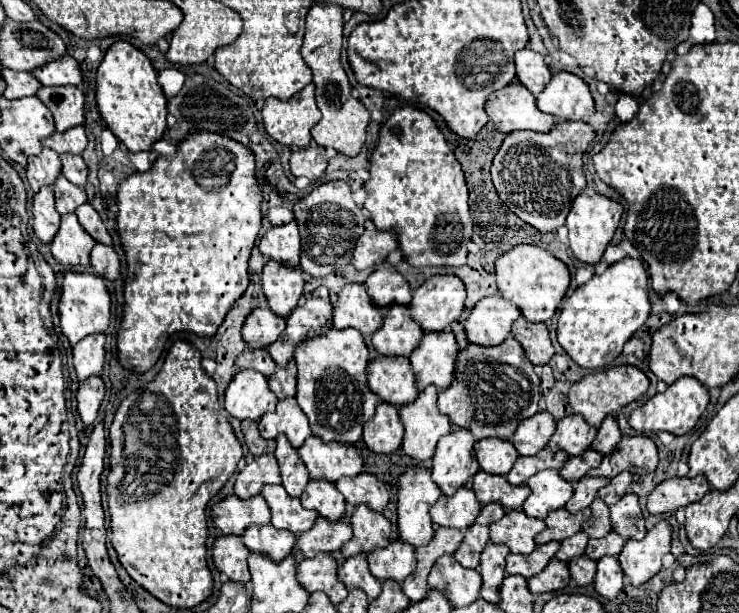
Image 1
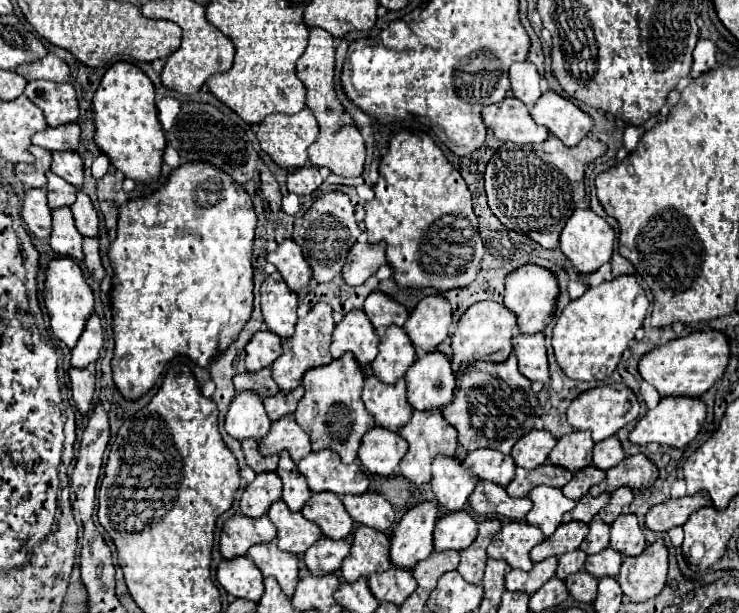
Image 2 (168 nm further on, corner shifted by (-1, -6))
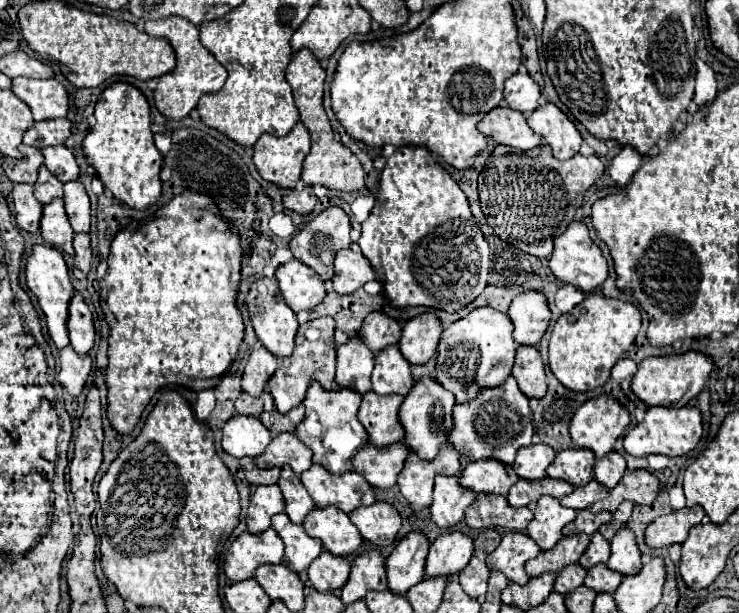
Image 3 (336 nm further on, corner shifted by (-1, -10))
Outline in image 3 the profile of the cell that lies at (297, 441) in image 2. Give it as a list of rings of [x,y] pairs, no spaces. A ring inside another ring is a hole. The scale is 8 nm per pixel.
[[[280,433],[272,439],[268,451],[256,459],[256,465],[260,469],[290,465],[292,471],[300,475],[312,467],[312,451],[308,451],[308,447],[304,447],[294,433]]]

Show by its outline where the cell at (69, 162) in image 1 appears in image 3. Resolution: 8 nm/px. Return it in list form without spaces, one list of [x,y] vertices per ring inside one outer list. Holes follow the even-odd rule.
[[[64,145],[46,147],[46,149],[42,149],[42,155],[44,155],[44,165],[48,167],[48,171],[54,173],[62,183],[78,179],[80,169],[68,147],[64,147]]]

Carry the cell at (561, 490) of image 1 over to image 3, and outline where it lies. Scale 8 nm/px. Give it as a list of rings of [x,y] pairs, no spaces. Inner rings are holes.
[[[540,497],[534,519],[528,525],[528,535],[538,543],[542,551],[552,549],[554,543],[560,541],[564,525],[576,519],[576,511],[562,507],[554,497]]]

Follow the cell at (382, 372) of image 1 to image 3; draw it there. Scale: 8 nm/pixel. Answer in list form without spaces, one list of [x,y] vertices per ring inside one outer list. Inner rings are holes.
[[[374,391],[362,395],[358,421],[368,431],[368,441],[374,447],[388,447],[404,437],[404,429],[398,423],[398,409],[404,397],[400,395],[376,395]]]

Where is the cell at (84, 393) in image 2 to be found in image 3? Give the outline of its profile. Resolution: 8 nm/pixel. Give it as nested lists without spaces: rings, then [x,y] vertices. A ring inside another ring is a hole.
[[[72,347],[60,349],[60,371],[58,371],[58,383],[64,385],[72,395],[80,395],[86,377],[92,369],[92,361],[88,355],[76,355]]]

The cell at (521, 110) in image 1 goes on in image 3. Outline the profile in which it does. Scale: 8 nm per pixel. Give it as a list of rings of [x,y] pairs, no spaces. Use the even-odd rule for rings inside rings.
[[[496,107],[484,115],[478,123],[478,131],[486,137],[492,137],[496,143],[516,147],[520,151],[528,151],[540,145],[540,135],[536,135],[524,115],[510,107]]]

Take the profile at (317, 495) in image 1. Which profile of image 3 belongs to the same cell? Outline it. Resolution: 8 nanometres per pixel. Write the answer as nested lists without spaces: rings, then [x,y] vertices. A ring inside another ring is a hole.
[[[338,507],[314,509],[308,513],[304,529],[310,537],[320,539],[324,549],[336,557],[354,555],[362,543],[362,535],[352,525],[350,517]]]

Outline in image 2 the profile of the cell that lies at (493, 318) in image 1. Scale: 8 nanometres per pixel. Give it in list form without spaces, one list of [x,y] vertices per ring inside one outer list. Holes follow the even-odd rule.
[[[482,301],[472,307],[460,317],[456,331],[452,335],[452,349],[454,357],[452,361],[462,365],[468,365],[472,361],[506,361],[512,353],[512,335],[516,327],[516,315],[508,311],[504,305],[496,301]]]

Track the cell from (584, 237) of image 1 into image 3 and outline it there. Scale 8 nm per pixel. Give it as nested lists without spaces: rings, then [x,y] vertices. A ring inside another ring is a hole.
[[[572,221],[568,225],[568,229],[554,239],[554,253],[550,255],[548,267],[552,271],[552,275],[568,285],[574,285],[576,289],[580,289],[582,293],[594,291],[596,287],[600,287],[604,283],[604,279],[608,277],[608,265],[606,259],[602,257],[600,249],[592,243],[590,235],[588,235],[588,227],[582,221]]]

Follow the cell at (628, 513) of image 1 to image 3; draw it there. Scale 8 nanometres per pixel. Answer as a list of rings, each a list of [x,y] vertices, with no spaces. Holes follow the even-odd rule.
[[[622,527],[610,545],[612,545],[612,555],[606,565],[624,577],[638,575],[642,563],[640,563],[640,551],[634,533],[628,527]]]

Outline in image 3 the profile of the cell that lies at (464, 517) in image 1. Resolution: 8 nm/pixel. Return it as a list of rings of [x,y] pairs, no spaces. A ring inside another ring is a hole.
[[[452,531],[440,535],[432,545],[426,559],[426,577],[454,577],[472,557],[472,539],[464,533]]]

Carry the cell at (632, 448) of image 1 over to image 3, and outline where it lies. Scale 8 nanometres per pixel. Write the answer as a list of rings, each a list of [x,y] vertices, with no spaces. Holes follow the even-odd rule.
[[[646,469],[626,471],[616,489],[610,491],[608,499],[602,499],[590,507],[592,513],[610,511],[614,513],[622,501],[632,501],[636,505],[650,505],[658,495],[658,477],[654,477]]]

